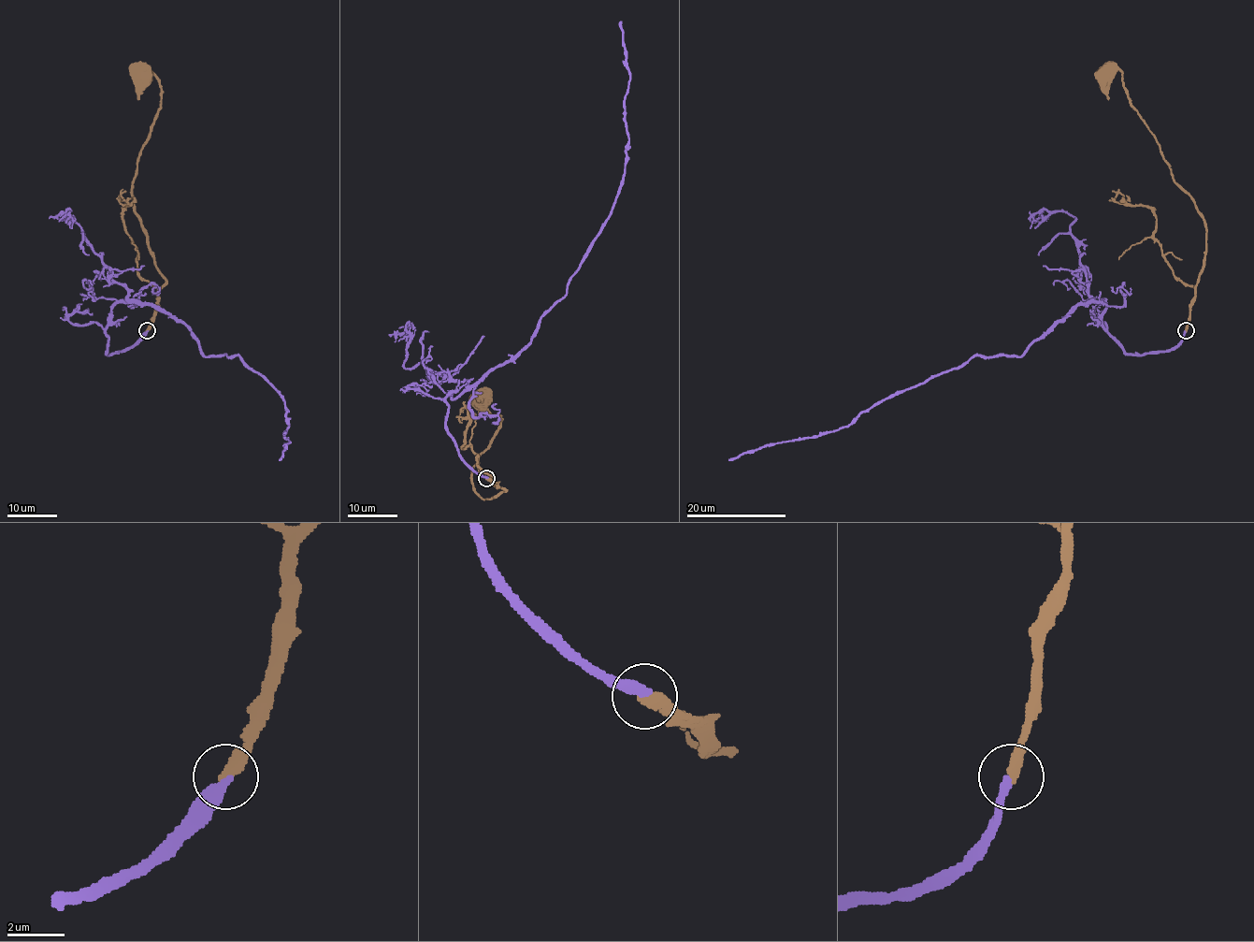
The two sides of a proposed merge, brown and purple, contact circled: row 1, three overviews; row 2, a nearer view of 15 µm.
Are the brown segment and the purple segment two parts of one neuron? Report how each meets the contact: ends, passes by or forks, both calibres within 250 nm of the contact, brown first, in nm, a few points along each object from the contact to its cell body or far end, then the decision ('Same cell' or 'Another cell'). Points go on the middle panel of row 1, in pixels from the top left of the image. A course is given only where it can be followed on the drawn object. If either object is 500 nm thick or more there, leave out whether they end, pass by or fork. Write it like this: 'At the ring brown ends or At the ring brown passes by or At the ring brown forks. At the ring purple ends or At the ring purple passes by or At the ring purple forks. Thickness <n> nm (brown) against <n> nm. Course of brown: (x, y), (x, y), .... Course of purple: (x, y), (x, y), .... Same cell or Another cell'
At the ring brown ends. At the ring purple ends. Thickness 320 nm (brown) against 340 nm. Course of brown: (486, 478), (505, 490), (486, 499), (474, 488), (471, 470), (500, 428), (500, 417), (489, 412), (482, 398). Course of purple: (486, 478), (448, 430), (445, 398), (472, 389), (530, 342), (610, 213), (628, 140), (620, 21). Same cell

